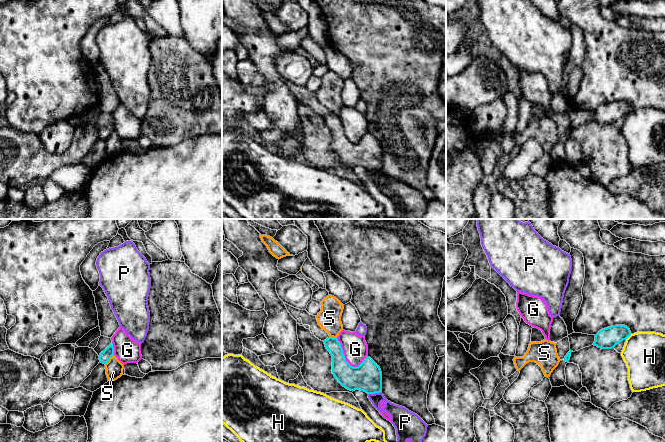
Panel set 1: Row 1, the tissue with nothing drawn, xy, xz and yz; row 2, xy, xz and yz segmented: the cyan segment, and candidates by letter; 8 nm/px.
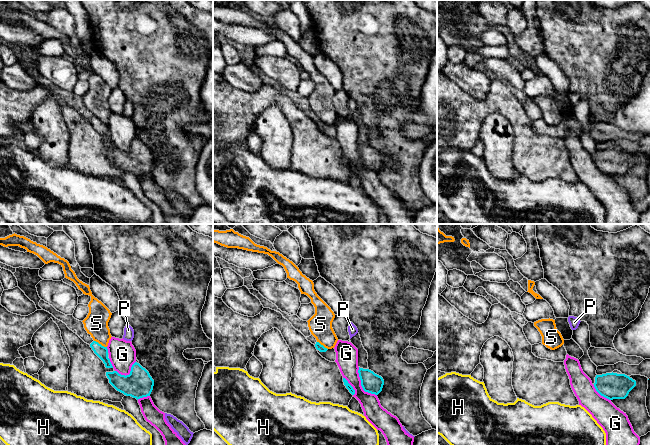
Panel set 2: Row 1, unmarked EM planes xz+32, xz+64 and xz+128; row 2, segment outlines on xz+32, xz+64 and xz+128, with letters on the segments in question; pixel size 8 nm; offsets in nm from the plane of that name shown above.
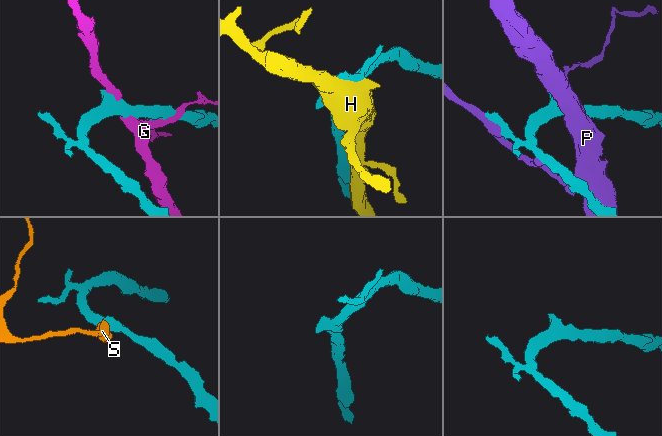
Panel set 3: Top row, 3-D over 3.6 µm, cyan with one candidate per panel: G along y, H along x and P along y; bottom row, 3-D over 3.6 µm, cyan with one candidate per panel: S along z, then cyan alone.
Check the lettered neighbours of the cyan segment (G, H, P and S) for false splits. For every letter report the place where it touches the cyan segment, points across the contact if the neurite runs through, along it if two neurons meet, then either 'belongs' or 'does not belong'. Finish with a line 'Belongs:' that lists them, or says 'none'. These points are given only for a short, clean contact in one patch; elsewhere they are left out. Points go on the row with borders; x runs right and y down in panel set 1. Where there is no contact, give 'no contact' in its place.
G: xz (345, 360) | does not belong
H: yz (628, 336) | does not belong
P: xz (374, 393) | does not belong
S: xy (109, 358) | along xy (114, 355), (104, 363) | does not belong
Belongs: none

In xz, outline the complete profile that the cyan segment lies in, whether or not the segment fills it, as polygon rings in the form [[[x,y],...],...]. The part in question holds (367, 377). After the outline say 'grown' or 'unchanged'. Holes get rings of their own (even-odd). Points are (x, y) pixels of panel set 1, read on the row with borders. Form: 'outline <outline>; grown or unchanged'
outline [[[329,337],[323,342],[332,356],[332,374],[343,387],[367,394],[382,391],[381,369],[370,357],[367,356],[358,367],[353,367],[346,361],[337,338]]]; unchanged

